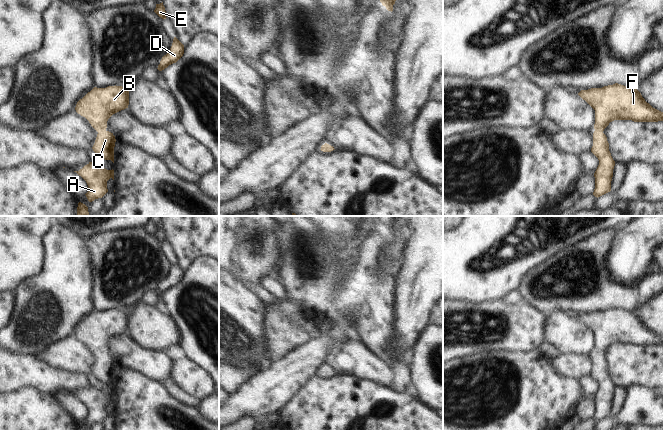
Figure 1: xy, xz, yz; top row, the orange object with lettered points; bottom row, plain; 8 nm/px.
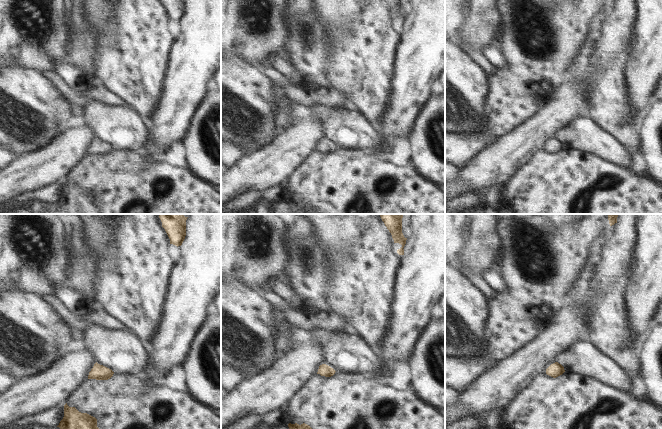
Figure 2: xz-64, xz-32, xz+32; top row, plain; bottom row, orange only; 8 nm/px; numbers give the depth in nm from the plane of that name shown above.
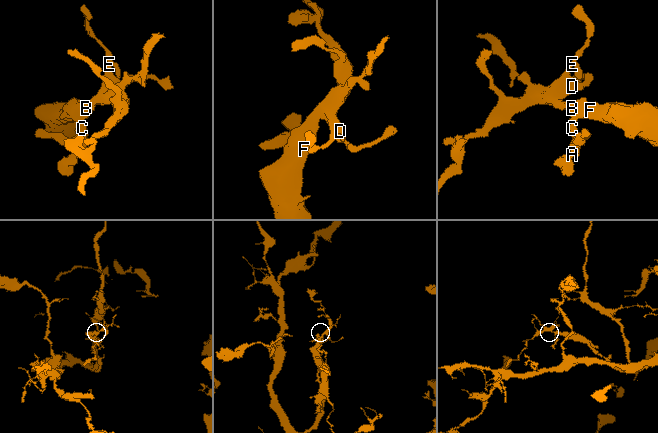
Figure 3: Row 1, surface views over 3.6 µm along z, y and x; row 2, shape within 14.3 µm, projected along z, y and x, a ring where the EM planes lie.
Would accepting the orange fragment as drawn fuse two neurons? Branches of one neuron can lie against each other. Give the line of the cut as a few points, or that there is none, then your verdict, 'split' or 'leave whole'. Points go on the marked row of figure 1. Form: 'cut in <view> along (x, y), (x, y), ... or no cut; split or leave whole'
no cut; leave whole

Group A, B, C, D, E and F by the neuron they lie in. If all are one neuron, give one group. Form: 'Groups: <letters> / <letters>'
Groups: A B C D E F.

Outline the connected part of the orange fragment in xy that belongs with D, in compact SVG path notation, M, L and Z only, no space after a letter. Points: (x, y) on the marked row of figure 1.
M174 37L172 46L169 52L164 55L158 65L158 70L162 71L169 65L176 63L184 54L184 45Z

